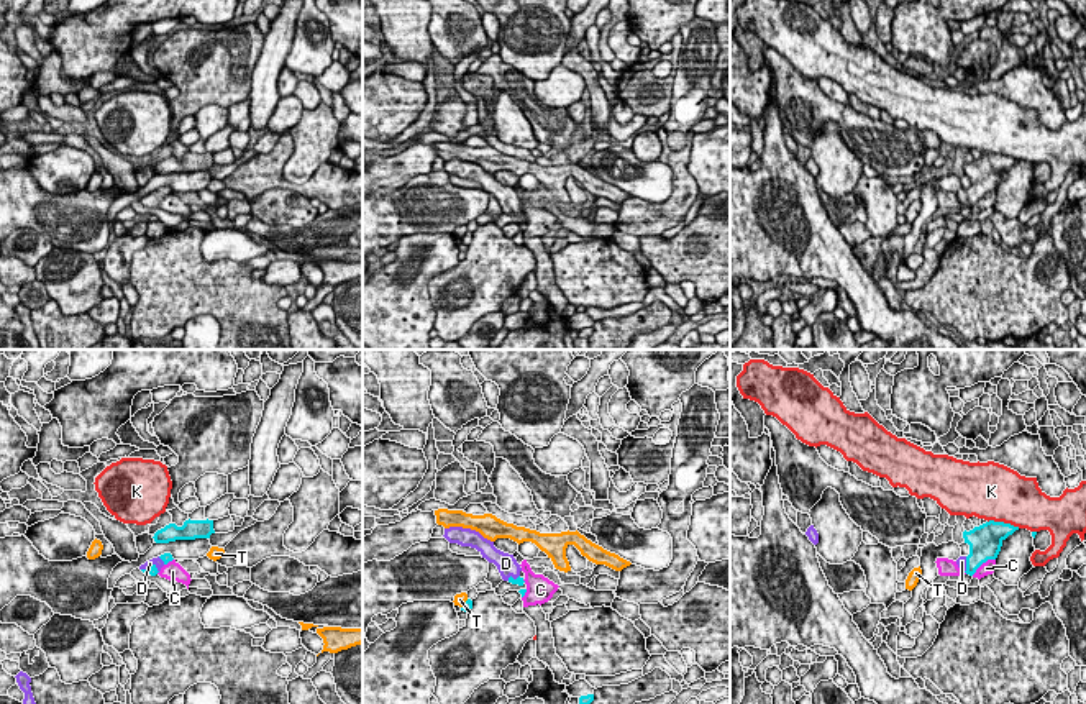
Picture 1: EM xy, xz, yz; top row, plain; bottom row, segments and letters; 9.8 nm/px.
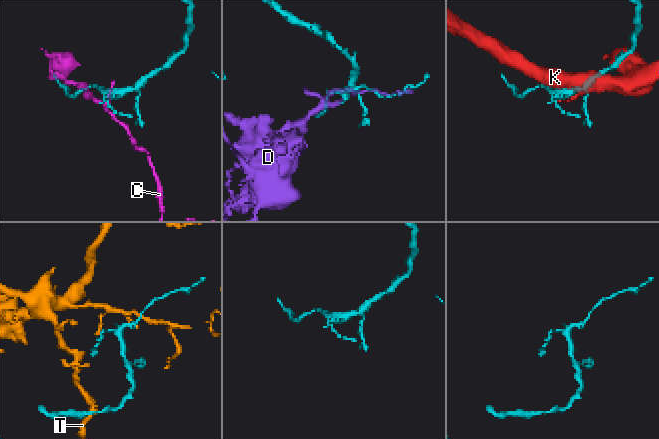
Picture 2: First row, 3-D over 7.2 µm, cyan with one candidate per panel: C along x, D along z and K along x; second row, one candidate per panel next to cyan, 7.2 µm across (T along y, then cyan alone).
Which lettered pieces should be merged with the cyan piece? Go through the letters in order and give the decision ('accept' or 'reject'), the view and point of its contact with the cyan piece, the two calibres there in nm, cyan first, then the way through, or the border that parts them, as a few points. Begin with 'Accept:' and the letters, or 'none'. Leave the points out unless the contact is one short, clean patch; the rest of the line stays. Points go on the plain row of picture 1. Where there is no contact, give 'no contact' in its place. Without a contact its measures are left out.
Accept: D
C: reject; contact yz (983, 194); calibres 320 and 130 nm
D: accept; contact xy (151, 199); calibres 90 and 90 nm; way xy (153, 204), (151, 199), (158, 194)
K: reject; contact yz (1003, 155); calibres 320 and 500 nm
T: reject; contact xz (463, 237); calibres 90 and 120 nm; border xz (468, 232), (461, 240)

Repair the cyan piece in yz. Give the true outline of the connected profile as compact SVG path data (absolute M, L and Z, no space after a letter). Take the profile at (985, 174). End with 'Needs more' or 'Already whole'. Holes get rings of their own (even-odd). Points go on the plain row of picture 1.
M994 153L974 159L970 164L965 162L963 171L970 177L970 187L956 192L958 200L973 208L983 195L997 190L1002 174L1015 162L1019 159Z. Needs more

